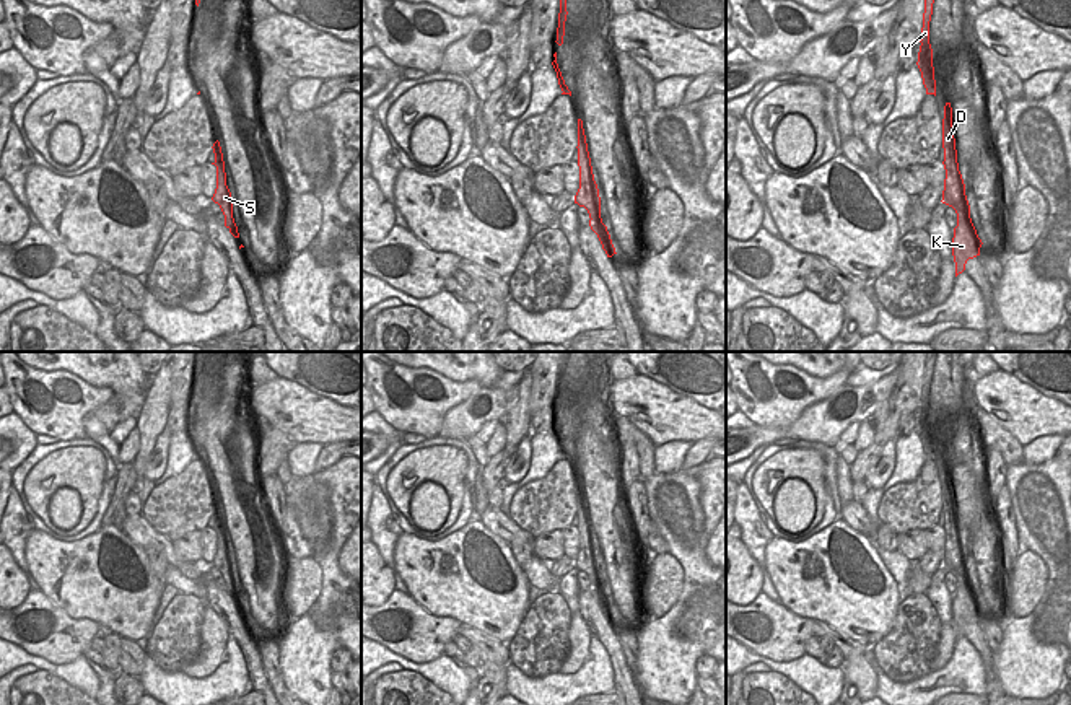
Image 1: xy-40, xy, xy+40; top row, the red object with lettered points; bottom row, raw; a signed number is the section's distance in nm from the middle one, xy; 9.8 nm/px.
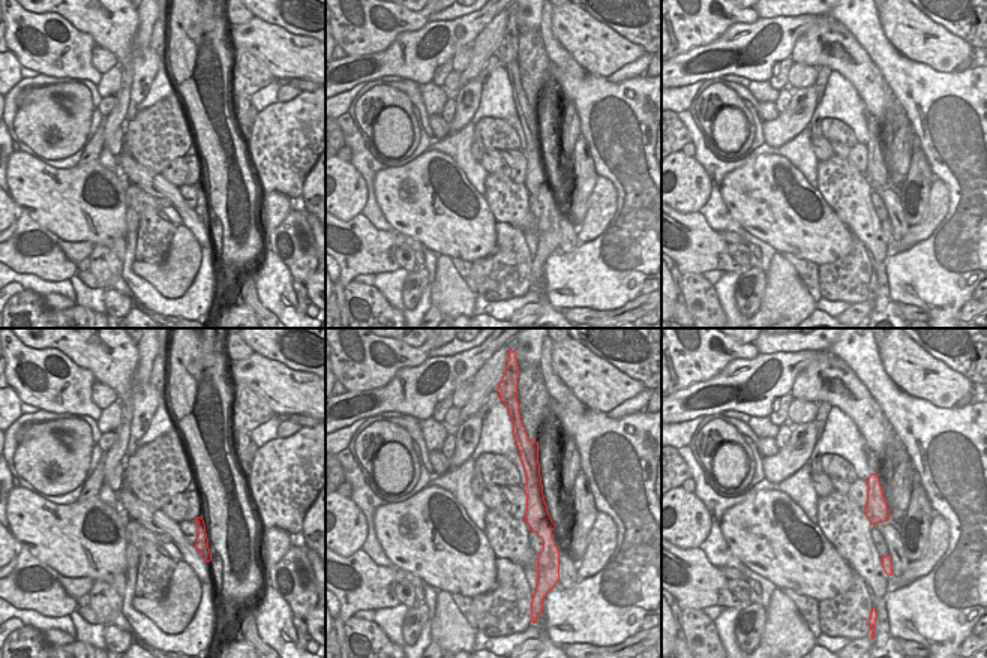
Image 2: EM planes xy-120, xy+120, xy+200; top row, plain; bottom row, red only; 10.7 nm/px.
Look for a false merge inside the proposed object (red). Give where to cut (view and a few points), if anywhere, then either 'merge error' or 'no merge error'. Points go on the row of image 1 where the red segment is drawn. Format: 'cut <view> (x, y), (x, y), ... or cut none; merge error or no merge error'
cut xy (599, 201), (594, 205), (593, 223); merge error

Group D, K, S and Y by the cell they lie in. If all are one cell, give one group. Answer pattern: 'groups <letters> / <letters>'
groups D K Y / S

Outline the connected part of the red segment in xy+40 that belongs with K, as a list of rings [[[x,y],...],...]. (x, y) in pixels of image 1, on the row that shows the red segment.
[[[967,195],[960,197],[964,202],[957,205],[957,226],[952,238],[952,256],[955,262],[955,277],[965,270],[968,259],[980,256],[981,239],[970,218],[970,205]]]

